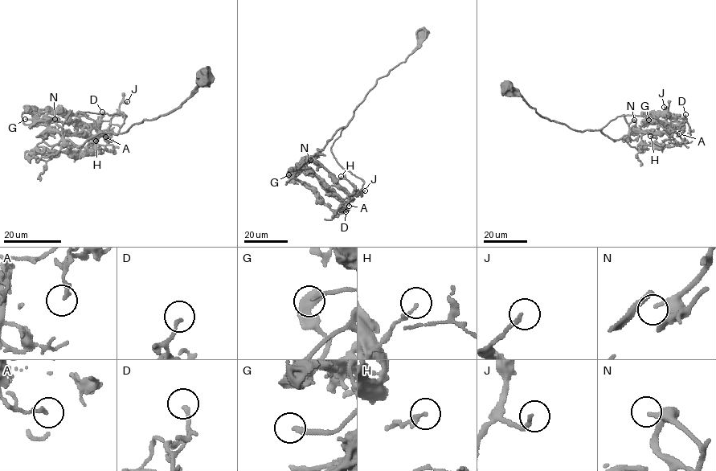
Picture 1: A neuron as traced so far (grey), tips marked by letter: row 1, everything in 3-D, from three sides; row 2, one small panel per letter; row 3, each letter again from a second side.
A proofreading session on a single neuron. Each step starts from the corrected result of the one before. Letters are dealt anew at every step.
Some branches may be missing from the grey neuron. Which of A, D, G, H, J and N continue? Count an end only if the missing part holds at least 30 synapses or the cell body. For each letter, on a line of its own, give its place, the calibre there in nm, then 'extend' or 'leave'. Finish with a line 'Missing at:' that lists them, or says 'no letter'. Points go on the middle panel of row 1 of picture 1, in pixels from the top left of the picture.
A: (349, 206) | 180 nm | leave
D: (345, 211) | 170 nm | leave
G: (288, 174) | 180 nm | leave
H: (341, 176) | 190 nm | leave
J: (365, 190) | 170 nm | leave
N: (310, 160) | 280 nm | extend
Missing at: N

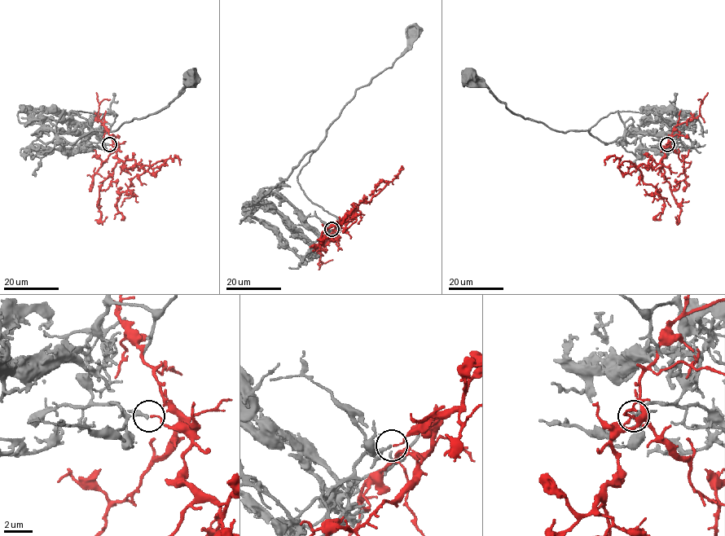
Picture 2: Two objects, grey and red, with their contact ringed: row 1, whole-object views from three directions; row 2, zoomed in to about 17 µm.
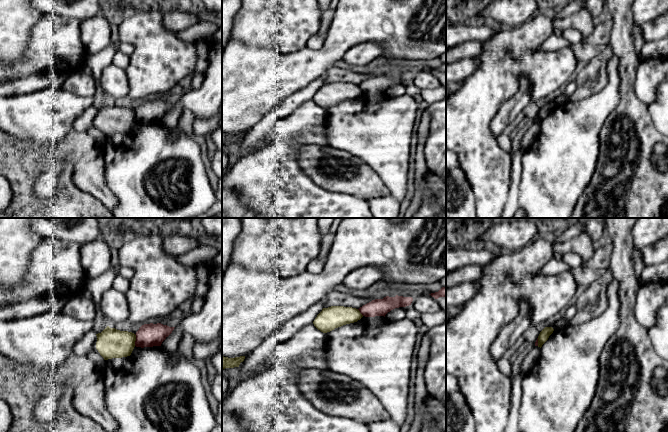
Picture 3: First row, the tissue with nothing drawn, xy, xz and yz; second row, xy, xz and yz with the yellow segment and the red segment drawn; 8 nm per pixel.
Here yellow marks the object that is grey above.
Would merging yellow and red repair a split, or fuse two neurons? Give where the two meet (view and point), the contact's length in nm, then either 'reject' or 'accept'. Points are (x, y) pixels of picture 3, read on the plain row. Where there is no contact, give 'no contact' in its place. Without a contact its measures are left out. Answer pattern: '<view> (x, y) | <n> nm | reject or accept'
xy (135, 116) | 100 nm | reject

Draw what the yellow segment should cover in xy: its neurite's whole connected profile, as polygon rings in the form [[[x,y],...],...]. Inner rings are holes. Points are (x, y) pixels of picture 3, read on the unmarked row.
[[[107,102],[96,112],[96,125],[104,136],[130,132],[135,123],[136,111],[132,108]]]

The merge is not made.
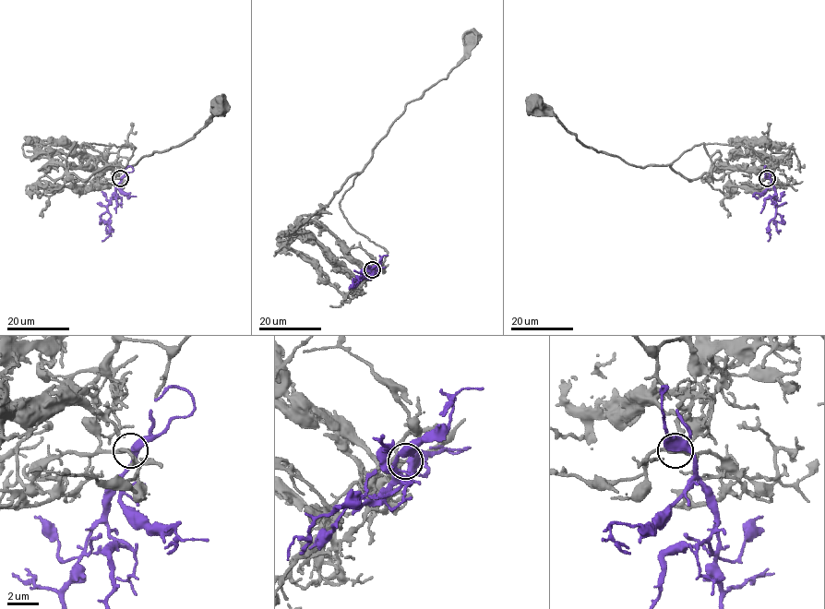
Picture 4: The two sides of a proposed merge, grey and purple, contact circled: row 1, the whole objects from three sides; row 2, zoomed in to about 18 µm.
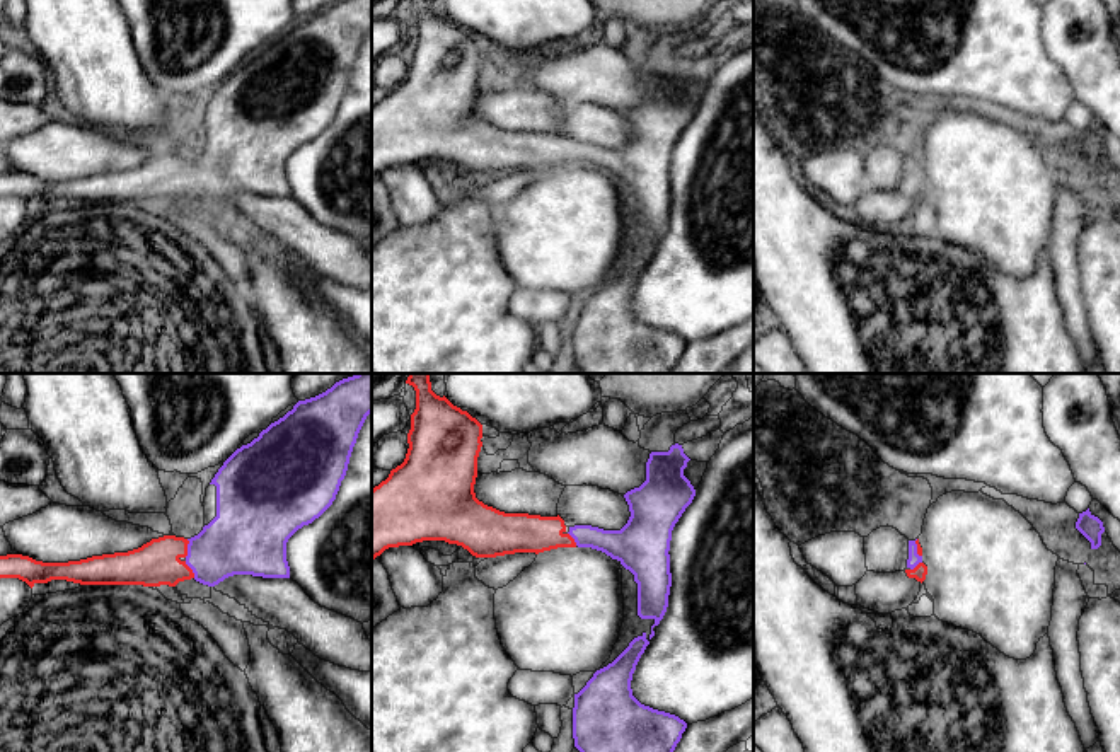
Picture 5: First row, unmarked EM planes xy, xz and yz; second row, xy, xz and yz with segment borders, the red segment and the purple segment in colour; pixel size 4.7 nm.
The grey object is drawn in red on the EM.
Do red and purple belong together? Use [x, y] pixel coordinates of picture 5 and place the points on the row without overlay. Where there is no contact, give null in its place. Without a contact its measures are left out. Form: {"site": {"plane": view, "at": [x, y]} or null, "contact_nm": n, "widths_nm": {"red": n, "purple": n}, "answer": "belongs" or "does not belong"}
{"site": {"plane": "xy", "at": [186, 166]}, "contact_nm": 90, "widths_nm": {"red": 220, "purple": 320}, "answer": "belongs"}

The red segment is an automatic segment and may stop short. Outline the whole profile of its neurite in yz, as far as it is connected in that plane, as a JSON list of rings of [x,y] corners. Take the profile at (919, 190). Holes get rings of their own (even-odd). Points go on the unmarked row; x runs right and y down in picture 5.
[[[909,159],[909,177],[907,177],[907,188],[909,196],[915,196],[917,200],[924,200],[927,193],[927,184],[922,181],[922,165],[917,159]]]

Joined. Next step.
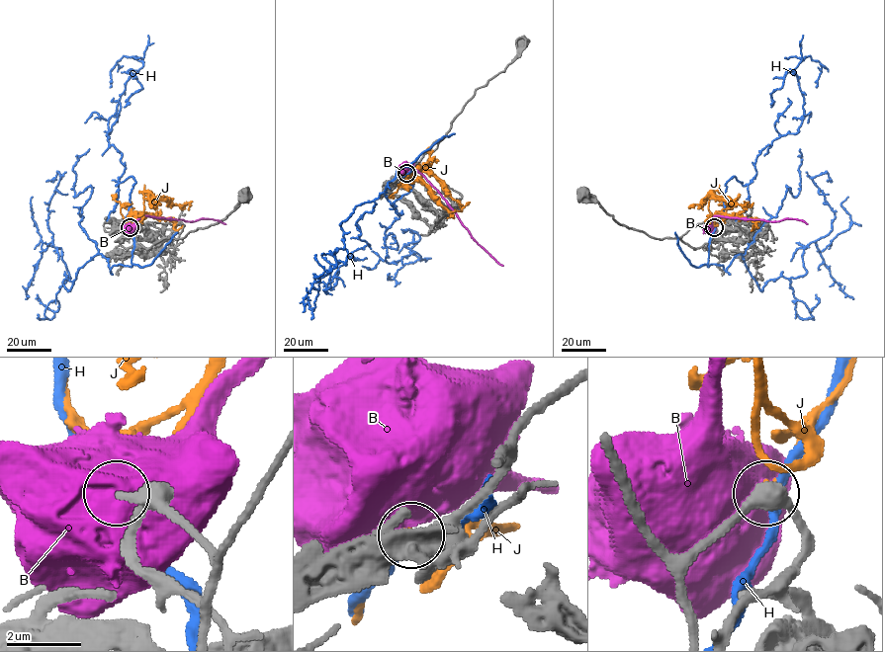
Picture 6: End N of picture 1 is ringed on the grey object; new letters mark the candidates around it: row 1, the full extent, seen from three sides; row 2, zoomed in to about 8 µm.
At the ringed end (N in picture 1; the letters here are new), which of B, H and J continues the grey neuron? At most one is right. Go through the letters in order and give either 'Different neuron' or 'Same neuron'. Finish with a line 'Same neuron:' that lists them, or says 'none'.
B: Different neuron
H: Different neuron
J: Same neuron
Same neuron: J

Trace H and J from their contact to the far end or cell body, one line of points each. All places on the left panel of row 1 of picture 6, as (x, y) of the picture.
H: (131, 228), (132, 265), (110, 271), (97, 254), (68, 290), (47, 220), (59, 174), (46, 182)
J: (129, 227), (128, 225), (143, 212), (143, 194), (171, 204), (188, 203), (189, 210)

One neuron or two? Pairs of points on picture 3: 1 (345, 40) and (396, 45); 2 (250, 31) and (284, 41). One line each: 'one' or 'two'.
1: one
2: one

